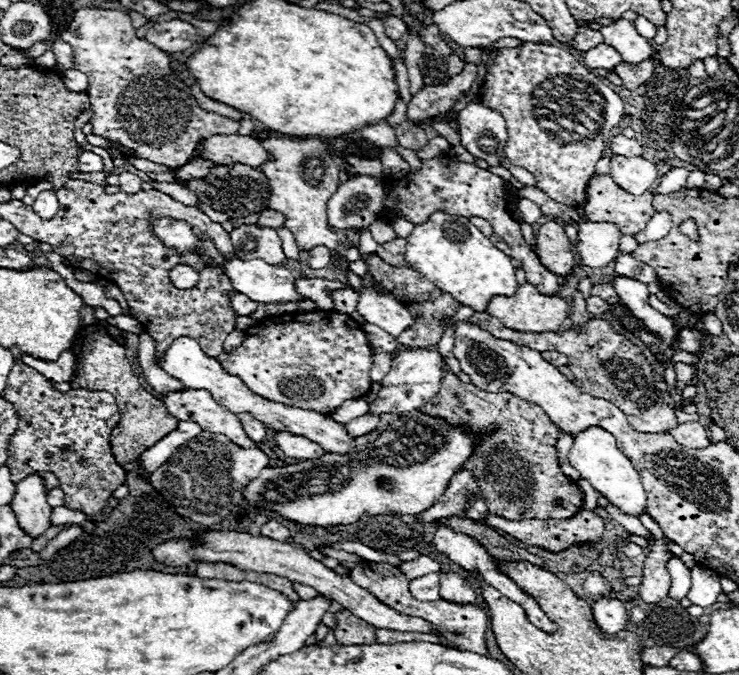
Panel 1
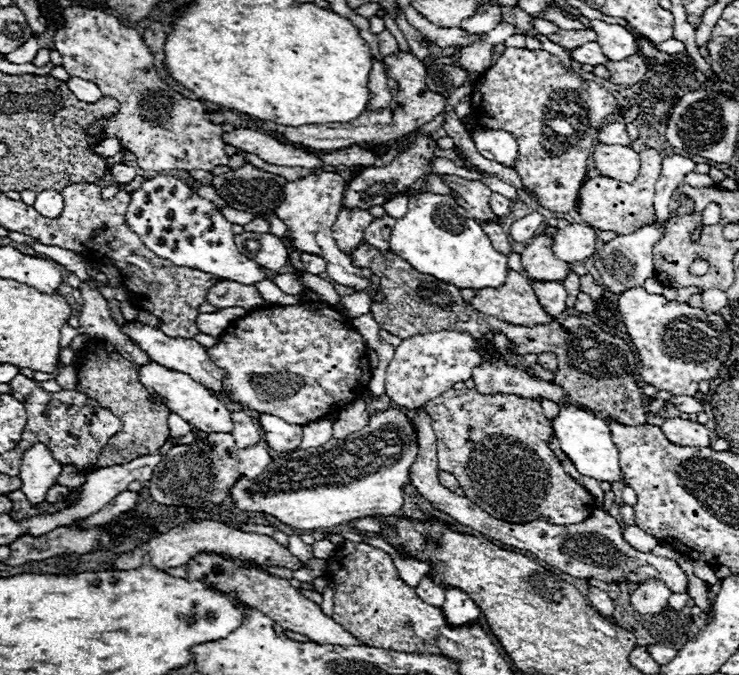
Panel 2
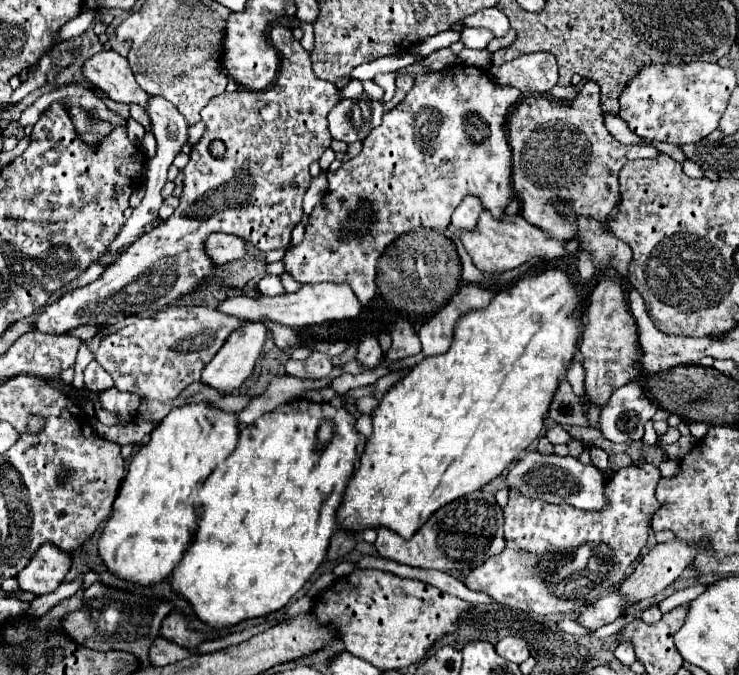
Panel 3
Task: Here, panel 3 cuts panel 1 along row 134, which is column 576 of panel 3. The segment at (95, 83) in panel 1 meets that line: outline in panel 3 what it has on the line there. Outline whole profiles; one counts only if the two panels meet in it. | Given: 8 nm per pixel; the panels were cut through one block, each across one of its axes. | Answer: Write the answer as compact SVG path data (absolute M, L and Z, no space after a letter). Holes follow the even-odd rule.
M586 82L576 100L552 100L548 96L526 96L508 120L512 146L512 186L522 202L522 216L554 238L570 240L574 226L554 212L556 202L568 202L576 214L604 222L620 202L618 172L632 158L654 158L658 150L650 144L620 144L604 126L600 88Z

